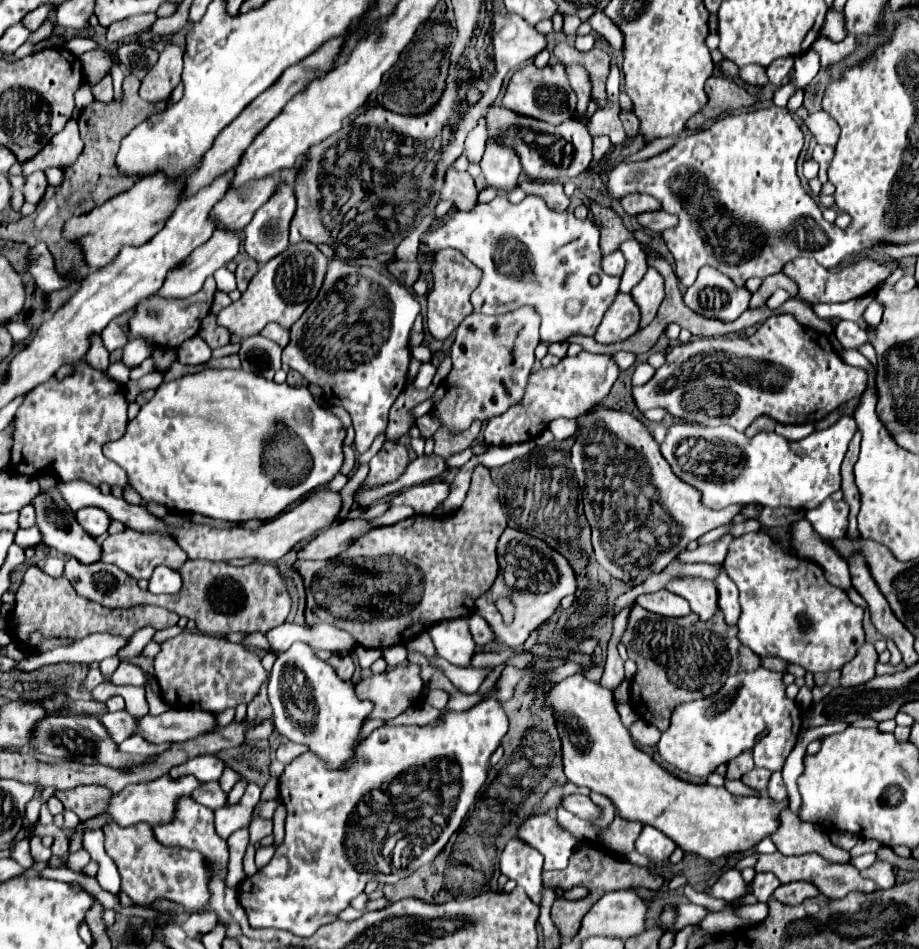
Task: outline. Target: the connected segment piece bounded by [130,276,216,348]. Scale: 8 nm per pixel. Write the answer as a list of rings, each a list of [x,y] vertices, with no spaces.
[[[210,276],[204,282],[204,288],[200,292],[196,292],[194,296],[188,296],[184,300],[164,300],[164,298],[158,298],[158,296],[150,296],[136,306],[136,314],[130,318],[130,330],[134,334],[150,338],[154,344],[178,348],[184,340],[198,334],[202,320],[210,312],[214,292],[216,292],[216,280]]]

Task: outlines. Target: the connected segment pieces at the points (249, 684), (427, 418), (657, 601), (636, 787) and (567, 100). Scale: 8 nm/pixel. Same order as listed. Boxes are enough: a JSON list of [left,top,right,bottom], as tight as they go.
[[154,630,270,714],[416,412,440,438],[636,590,690,616],[544,674,790,860],[502,64,576,124]]

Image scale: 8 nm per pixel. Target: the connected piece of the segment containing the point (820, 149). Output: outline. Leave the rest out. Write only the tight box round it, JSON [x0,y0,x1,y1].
[812,146,834,182]

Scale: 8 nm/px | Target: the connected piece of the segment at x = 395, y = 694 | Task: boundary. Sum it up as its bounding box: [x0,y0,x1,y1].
[356,664,424,720]

